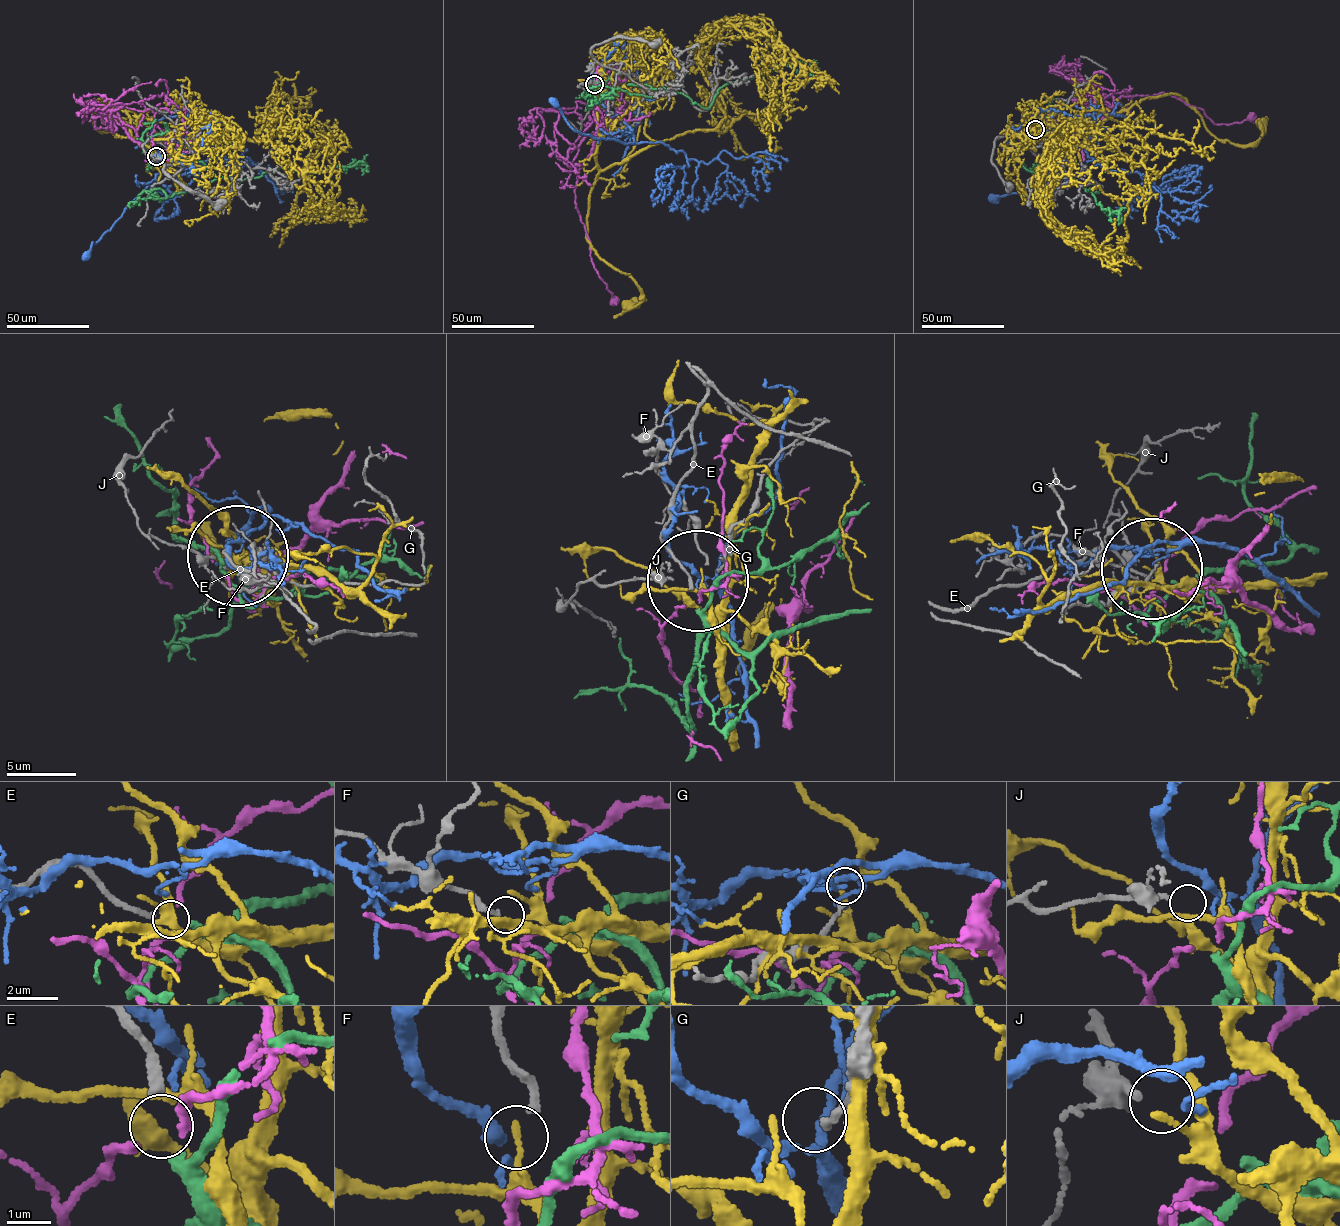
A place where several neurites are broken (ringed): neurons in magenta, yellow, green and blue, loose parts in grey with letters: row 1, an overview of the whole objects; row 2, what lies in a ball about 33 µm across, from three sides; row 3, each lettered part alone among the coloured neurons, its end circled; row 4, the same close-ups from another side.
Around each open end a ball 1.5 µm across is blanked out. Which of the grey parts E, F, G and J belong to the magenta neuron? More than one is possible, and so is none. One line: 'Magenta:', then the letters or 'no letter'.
Magenta: no letter

